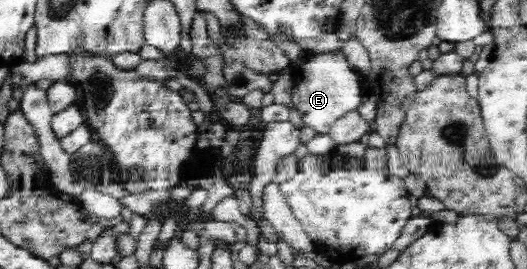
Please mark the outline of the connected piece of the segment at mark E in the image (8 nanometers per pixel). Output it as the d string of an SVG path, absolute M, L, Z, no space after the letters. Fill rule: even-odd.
M309 53L308 57L304 63L293 67L295 85L291 96L292 104L304 120L304 125L314 128L317 134L324 135L346 113L358 110L362 105L365 90L362 78L348 64L344 55Z

